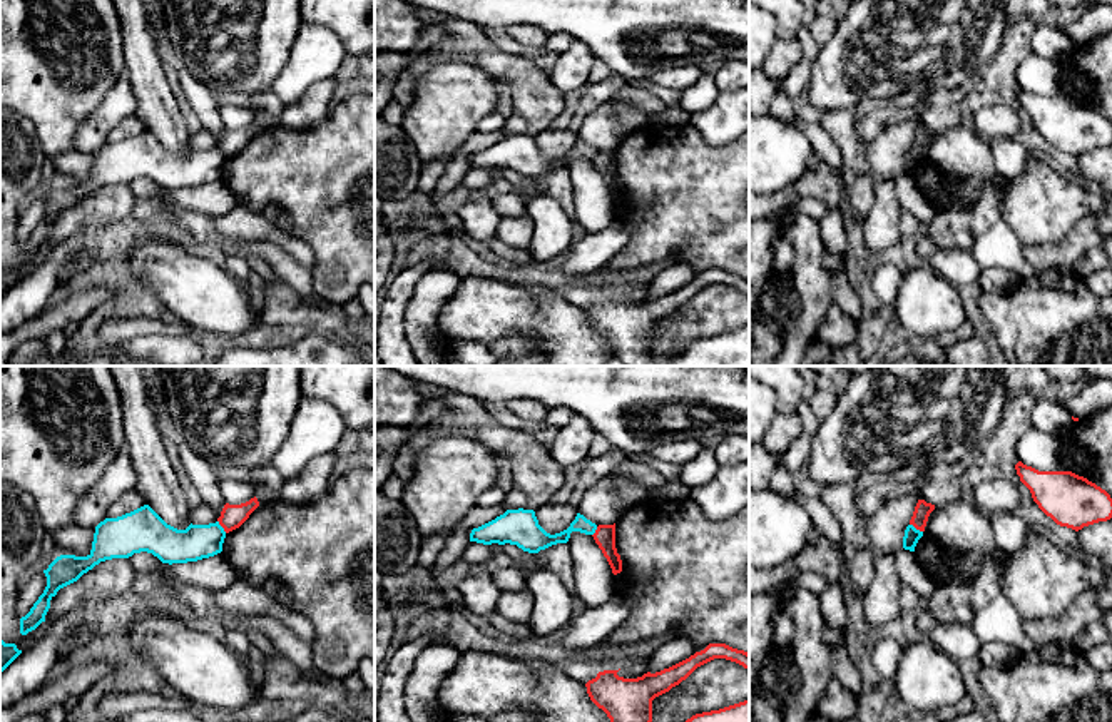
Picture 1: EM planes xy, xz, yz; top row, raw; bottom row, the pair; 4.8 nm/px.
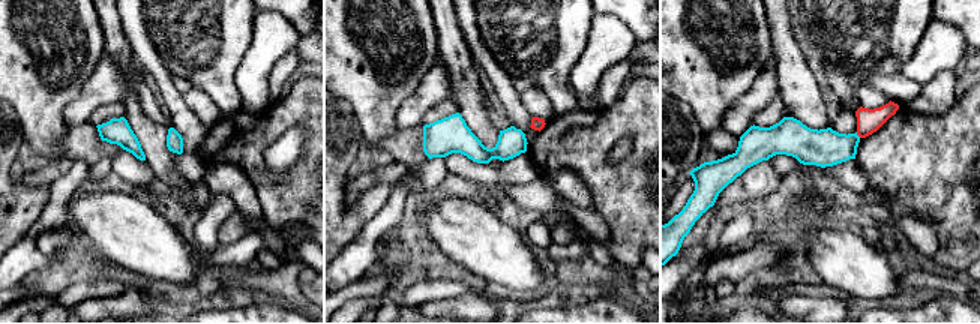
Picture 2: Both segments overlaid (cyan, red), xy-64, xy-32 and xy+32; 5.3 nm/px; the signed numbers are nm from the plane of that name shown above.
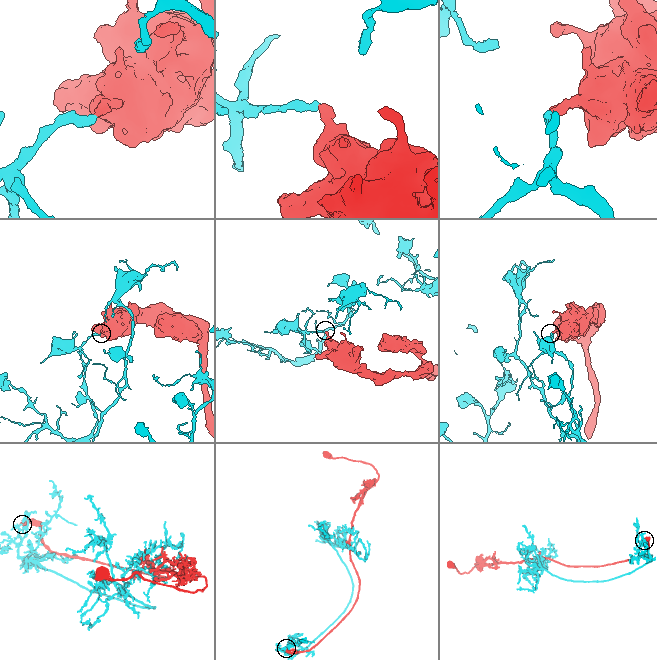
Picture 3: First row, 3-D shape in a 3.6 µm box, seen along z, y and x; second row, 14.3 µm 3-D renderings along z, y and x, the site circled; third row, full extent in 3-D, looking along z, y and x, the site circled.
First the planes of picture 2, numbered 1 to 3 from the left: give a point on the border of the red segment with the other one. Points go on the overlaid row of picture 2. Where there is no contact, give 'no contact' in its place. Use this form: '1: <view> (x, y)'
1: no contact
2: no contact
3: xy+32 (857, 135)

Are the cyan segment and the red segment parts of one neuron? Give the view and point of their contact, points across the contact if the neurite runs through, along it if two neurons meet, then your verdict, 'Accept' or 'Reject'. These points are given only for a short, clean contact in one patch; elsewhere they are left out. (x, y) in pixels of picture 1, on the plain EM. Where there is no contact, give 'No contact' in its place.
Touches cyan at yz (915, 154). Boundary: yz (910, 149), (922, 157). Reject

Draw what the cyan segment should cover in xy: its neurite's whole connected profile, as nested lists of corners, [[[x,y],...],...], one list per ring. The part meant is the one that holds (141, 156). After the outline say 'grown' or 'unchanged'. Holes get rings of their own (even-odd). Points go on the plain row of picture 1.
[[[149,130],[117,144],[105,144],[95,152],[92,175],[87,182],[60,180],[47,196],[47,212],[30,237],[20,244],[20,259],[35,256],[50,234],[57,217],[95,191],[112,184],[129,184],[147,177],[162,189],[187,189],[214,182],[222,177],[224,154],[216,149],[189,150],[177,155],[167,150]]]; unchanged

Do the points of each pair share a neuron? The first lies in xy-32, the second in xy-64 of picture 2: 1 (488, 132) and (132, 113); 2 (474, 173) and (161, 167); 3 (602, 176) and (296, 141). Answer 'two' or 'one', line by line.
1: one
2: two
3: two

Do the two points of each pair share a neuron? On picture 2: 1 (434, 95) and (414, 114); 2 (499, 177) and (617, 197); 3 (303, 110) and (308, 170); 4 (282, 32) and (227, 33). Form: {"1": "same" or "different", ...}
{"1": "same", "2": "different", "3": "same", "4": "different"}

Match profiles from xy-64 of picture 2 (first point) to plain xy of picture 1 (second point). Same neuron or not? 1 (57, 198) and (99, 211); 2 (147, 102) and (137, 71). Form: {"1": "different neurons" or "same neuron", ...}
{"1": "different neurons", "2": "different neurons"}

